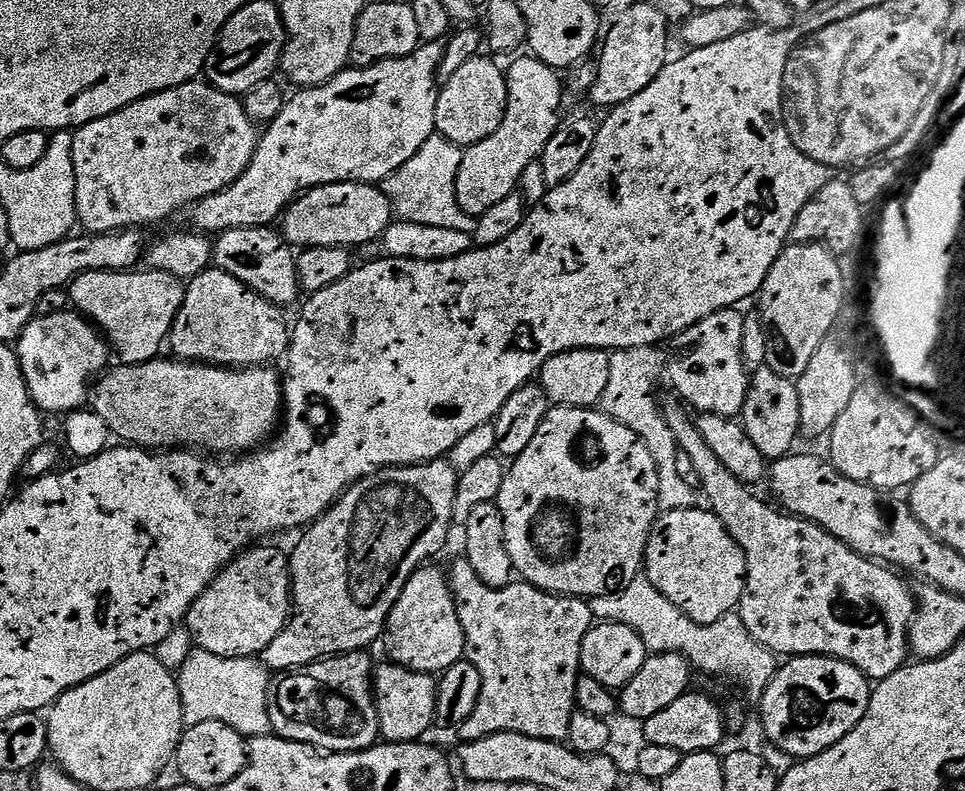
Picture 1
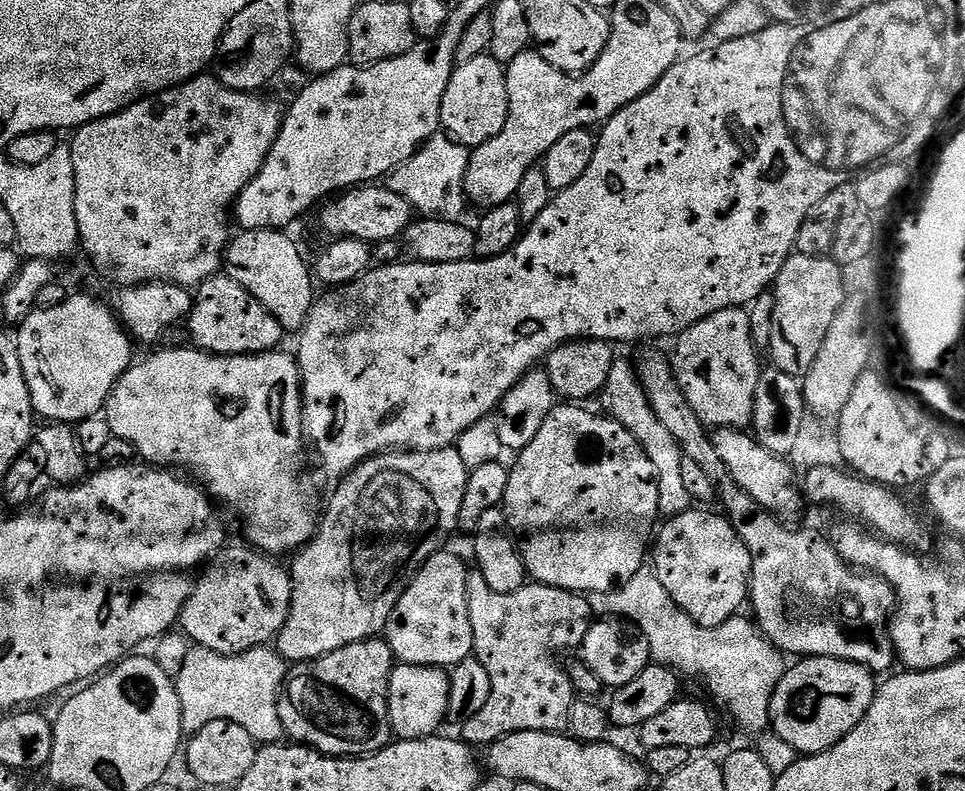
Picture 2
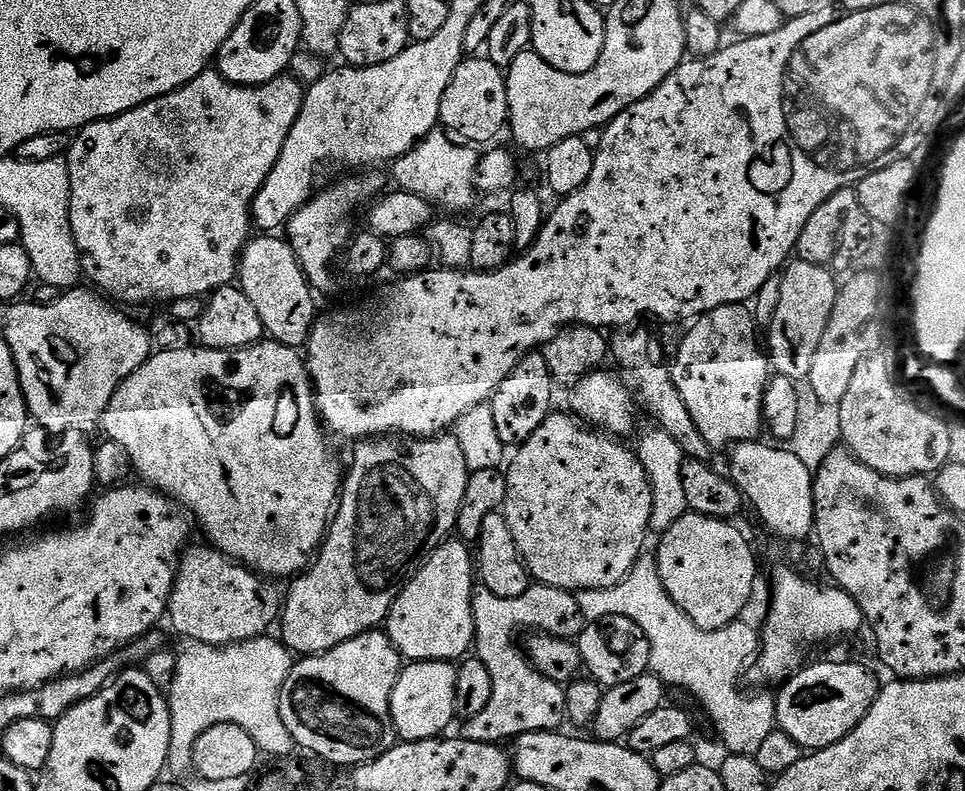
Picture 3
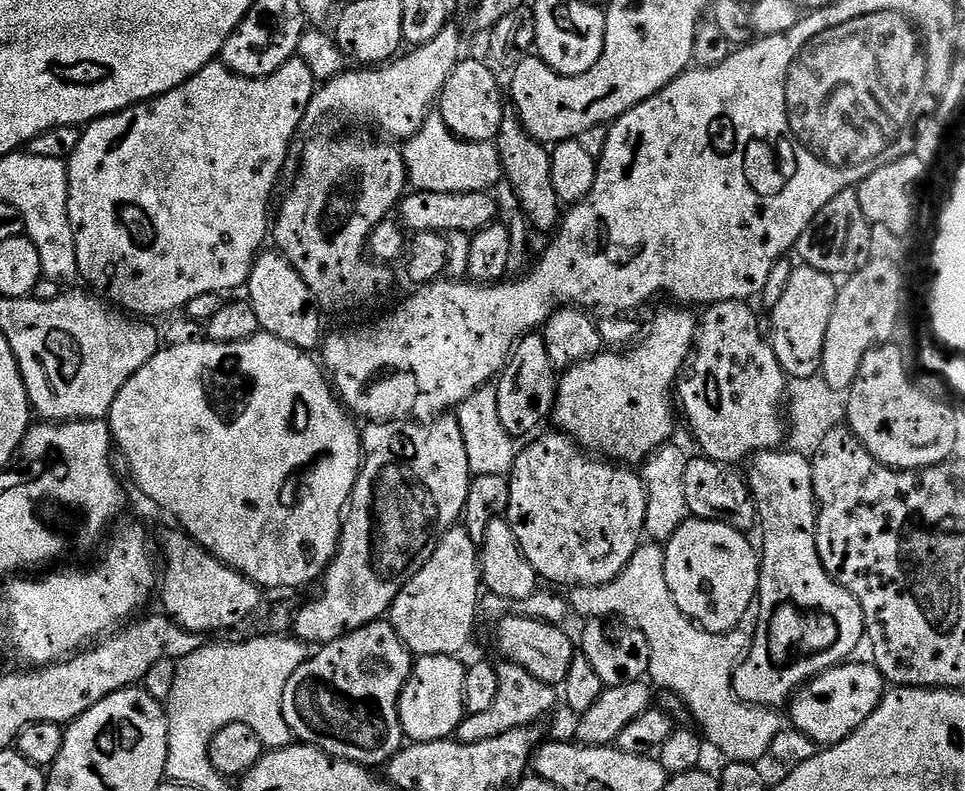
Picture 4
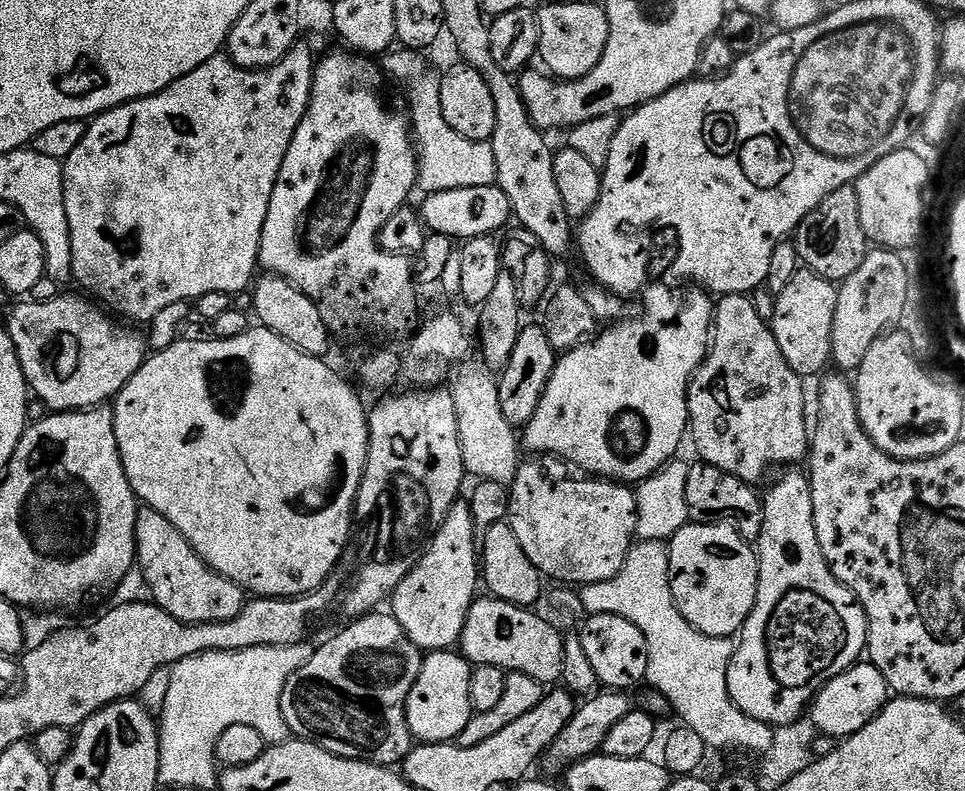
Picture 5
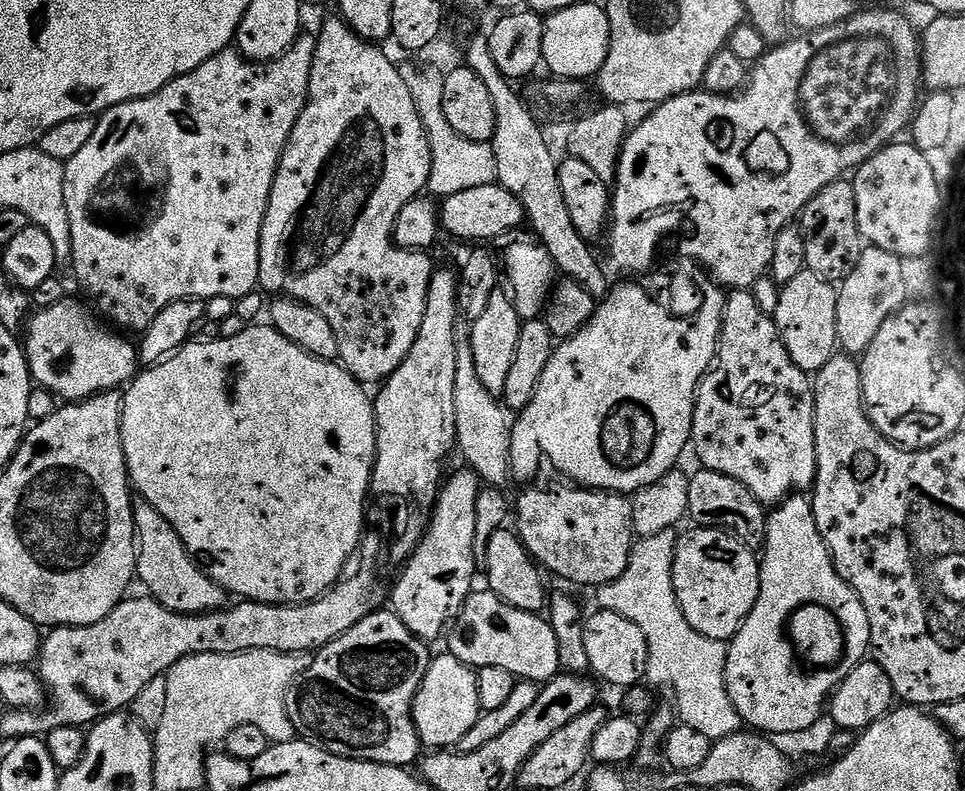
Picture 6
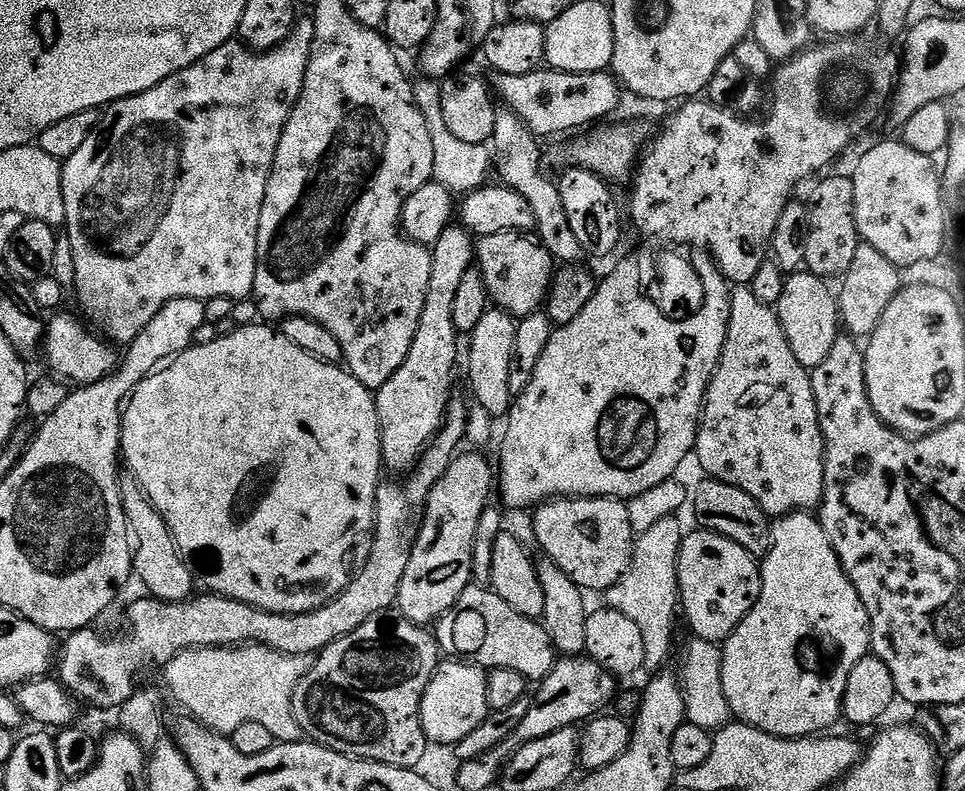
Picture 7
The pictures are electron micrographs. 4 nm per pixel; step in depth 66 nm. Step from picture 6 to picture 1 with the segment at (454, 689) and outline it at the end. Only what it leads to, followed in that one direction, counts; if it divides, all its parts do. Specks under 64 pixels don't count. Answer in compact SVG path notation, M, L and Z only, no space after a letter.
M384 662L374 672L376 709L380 719L380 735L394 744L410 744L425 739L436 723L436 692L438 680L426 672L412 672L400 664Z

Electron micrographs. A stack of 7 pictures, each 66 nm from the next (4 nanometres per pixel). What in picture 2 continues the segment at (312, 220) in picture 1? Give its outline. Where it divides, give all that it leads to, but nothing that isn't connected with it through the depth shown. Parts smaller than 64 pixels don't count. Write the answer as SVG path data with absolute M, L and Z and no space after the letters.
M357 186L329 199L319 212L320 224L329 232L329 237L349 236L365 240L367 244L373 246L379 246L383 240L399 241L414 221L412 207L408 205L406 198L394 194L386 186Z

